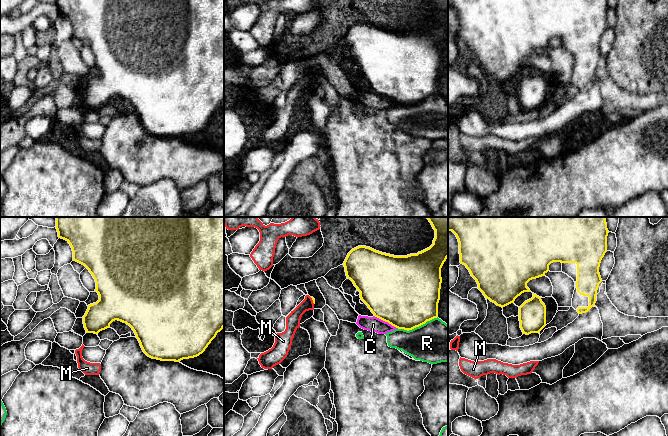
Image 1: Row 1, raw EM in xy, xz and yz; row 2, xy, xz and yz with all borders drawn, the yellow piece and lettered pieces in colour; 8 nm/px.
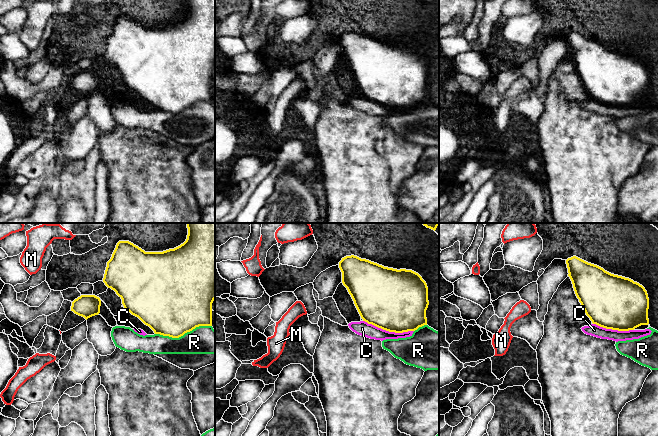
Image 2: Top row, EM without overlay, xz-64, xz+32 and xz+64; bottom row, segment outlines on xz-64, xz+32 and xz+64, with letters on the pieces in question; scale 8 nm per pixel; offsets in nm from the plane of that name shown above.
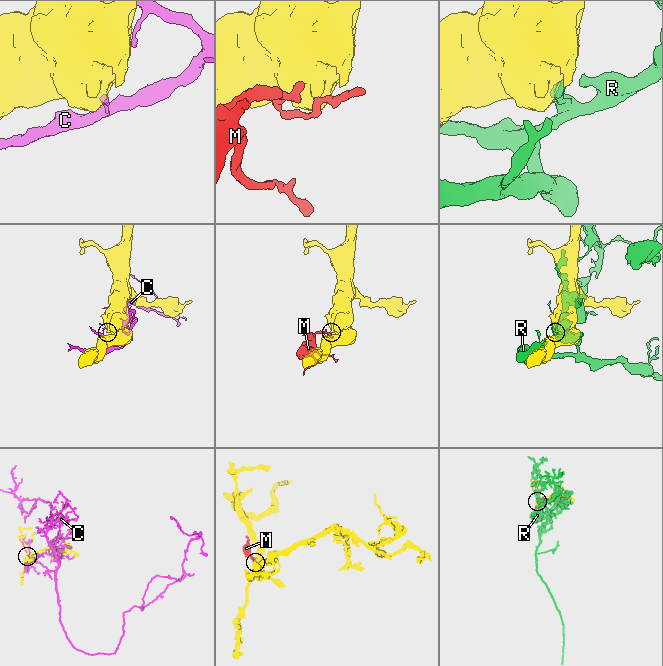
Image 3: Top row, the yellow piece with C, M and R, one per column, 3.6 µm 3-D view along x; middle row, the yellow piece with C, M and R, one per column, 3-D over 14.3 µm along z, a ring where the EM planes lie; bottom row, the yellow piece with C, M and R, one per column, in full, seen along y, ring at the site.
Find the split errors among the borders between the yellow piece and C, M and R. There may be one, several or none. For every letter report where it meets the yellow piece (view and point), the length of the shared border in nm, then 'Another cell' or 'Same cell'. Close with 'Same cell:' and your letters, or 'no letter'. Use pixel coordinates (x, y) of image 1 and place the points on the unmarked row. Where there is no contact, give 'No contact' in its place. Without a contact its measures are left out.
C: Touches yellow at xz (386, 97). Shared border 220 nm. Another cell
M: Touches yellow at xz (312, 75). Shared border 70 nm. Another cell
R: Touches yellow at xz (417, 102). Shared border 340 nm. Another cell
Same cell: no letter

